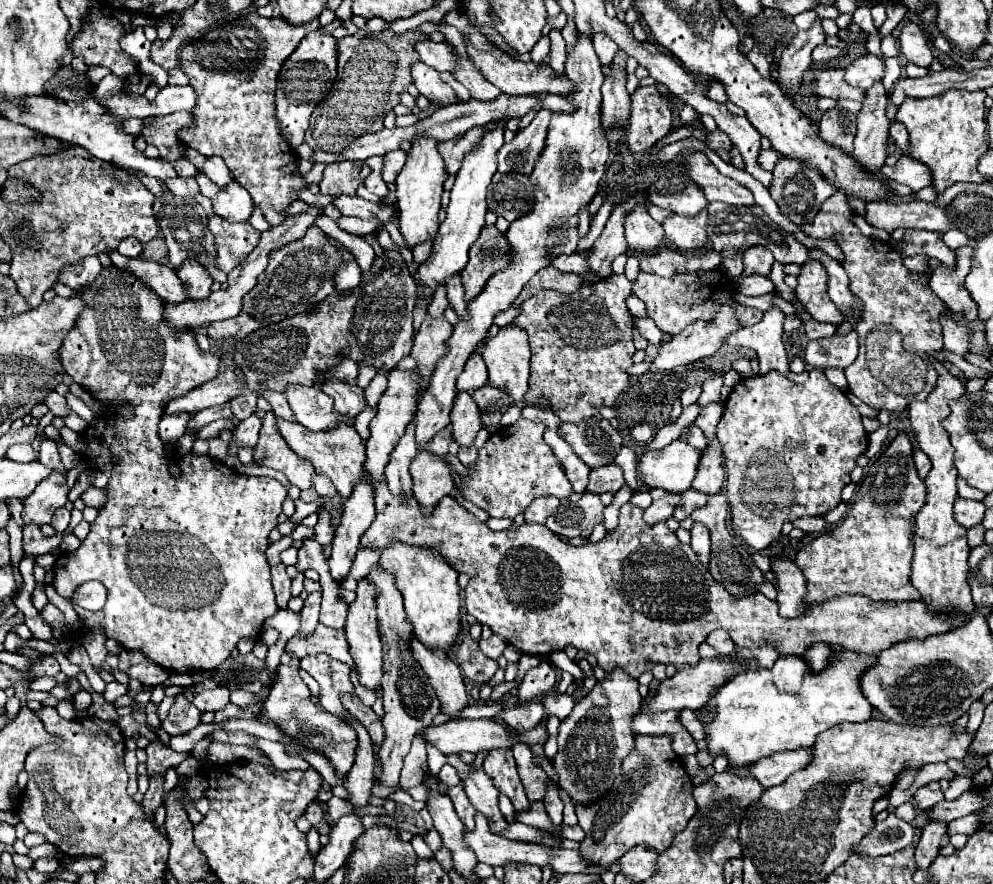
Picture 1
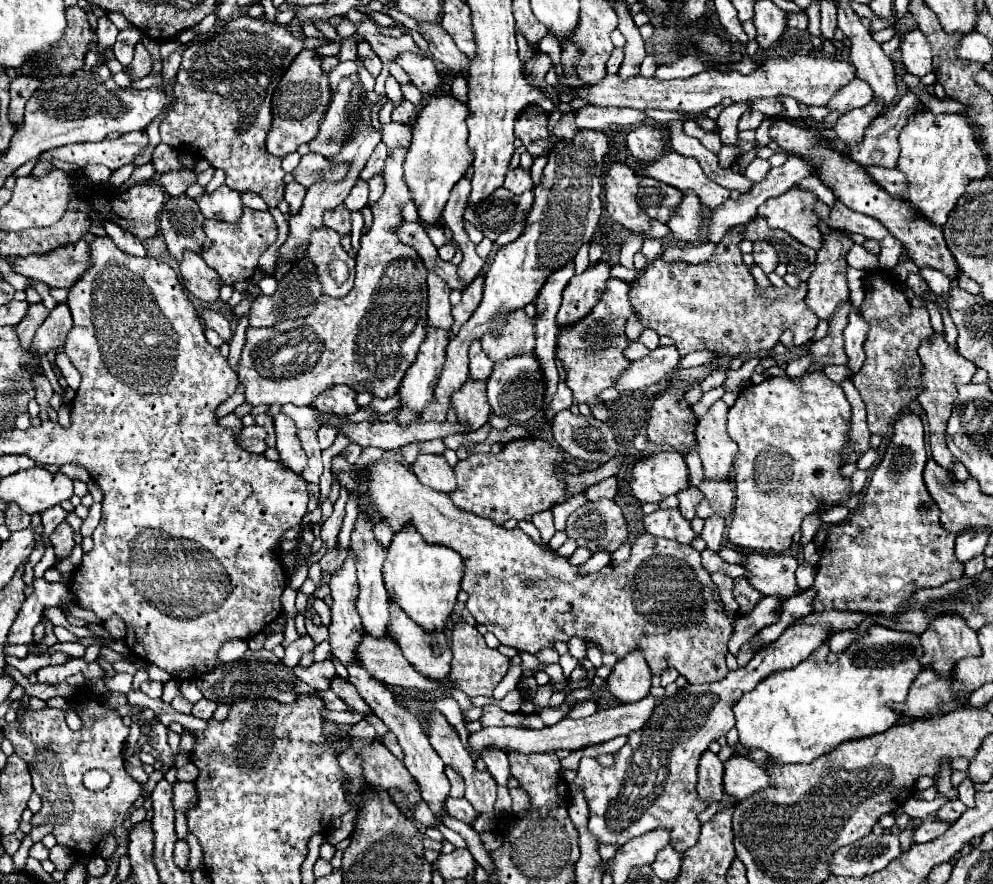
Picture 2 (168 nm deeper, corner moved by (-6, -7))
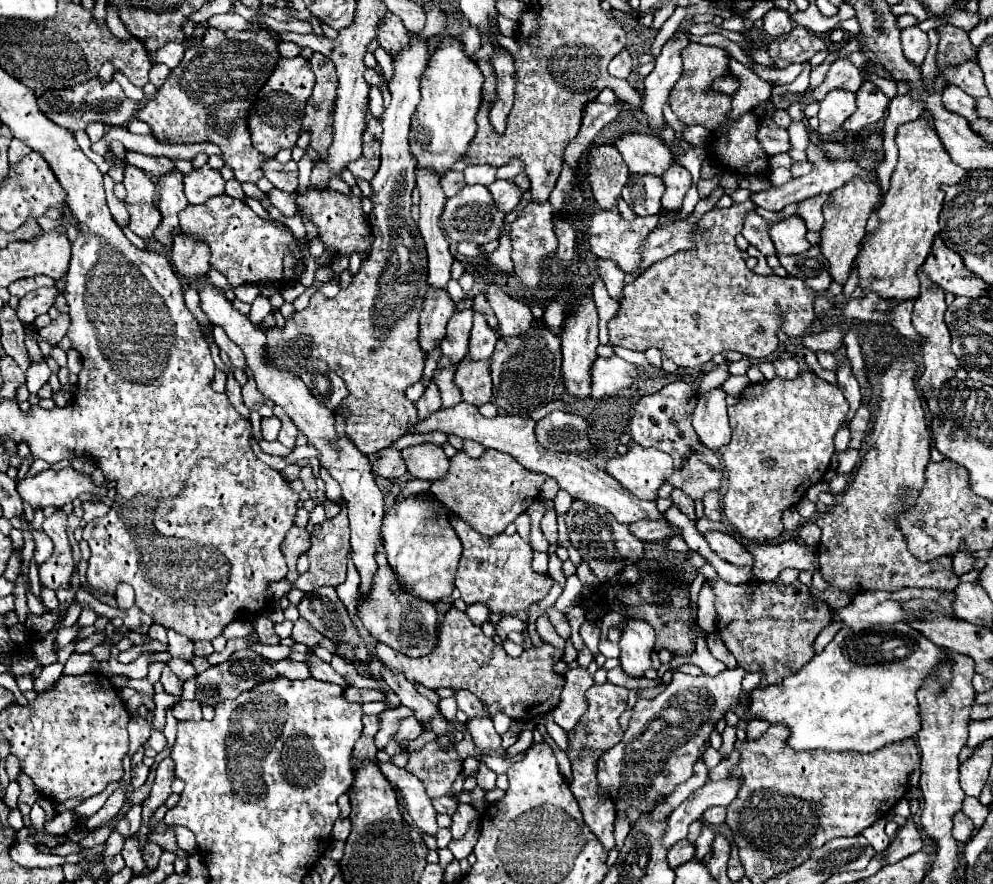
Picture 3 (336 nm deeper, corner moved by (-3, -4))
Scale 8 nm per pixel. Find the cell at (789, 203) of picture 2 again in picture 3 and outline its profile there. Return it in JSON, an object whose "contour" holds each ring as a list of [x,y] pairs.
{"contour":[[[785,217],[777,223],[769,223],[769,235],[775,243],[777,253],[803,253],[811,247],[811,243],[805,239],[805,223],[797,217]]]}

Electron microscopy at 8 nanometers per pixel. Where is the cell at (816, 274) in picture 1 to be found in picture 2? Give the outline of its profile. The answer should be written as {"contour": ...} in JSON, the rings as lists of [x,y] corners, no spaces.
{"contour":[[[832,230],[828,234],[822,234],[822,248],[818,250],[816,258],[816,270],[812,272],[808,280],[808,294],[806,294],[806,304],[812,308],[812,312],[822,318],[830,320],[834,310],[848,302],[848,284],[846,284],[846,254],[852,248],[852,238],[846,234],[846,230]]]}

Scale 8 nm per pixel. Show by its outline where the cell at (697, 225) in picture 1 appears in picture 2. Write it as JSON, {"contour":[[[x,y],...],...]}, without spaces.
{"contour":[[[682,192],[682,202],[674,210],[668,226],[678,240],[694,242],[700,236],[700,228],[704,226],[702,218],[702,204],[694,192]]]}

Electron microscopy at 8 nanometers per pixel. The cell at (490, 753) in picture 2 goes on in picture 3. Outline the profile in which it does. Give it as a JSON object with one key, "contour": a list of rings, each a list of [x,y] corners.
{"contour":[[[471,719],[467,723],[467,729],[473,737],[473,743],[477,749],[483,749],[483,751],[495,751],[501,747],[501,737],[499,733],[493,729],[493,721],[491,719]]]}

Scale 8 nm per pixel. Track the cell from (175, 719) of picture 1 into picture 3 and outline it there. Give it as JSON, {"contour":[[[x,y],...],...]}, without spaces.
{"contour":[[[163,669],[161,683],[163,683],[163,687],[165,687],[165,693],[167,693],[167,695],[173,695],[177,701],[181,701],[183,687],[181,687],[181,679],[179,679],[177,675],[173,675],[169,669]]]}

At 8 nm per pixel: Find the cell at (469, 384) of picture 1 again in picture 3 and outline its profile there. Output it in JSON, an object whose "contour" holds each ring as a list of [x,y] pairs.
{"contour":[[[473,313],[473,329],[469,337],[469,357],[473,361],[491,359],[495,343],[497,343],[497,337],[493,335],[493,329],[487,325],[485,317],[481,313]]]}

